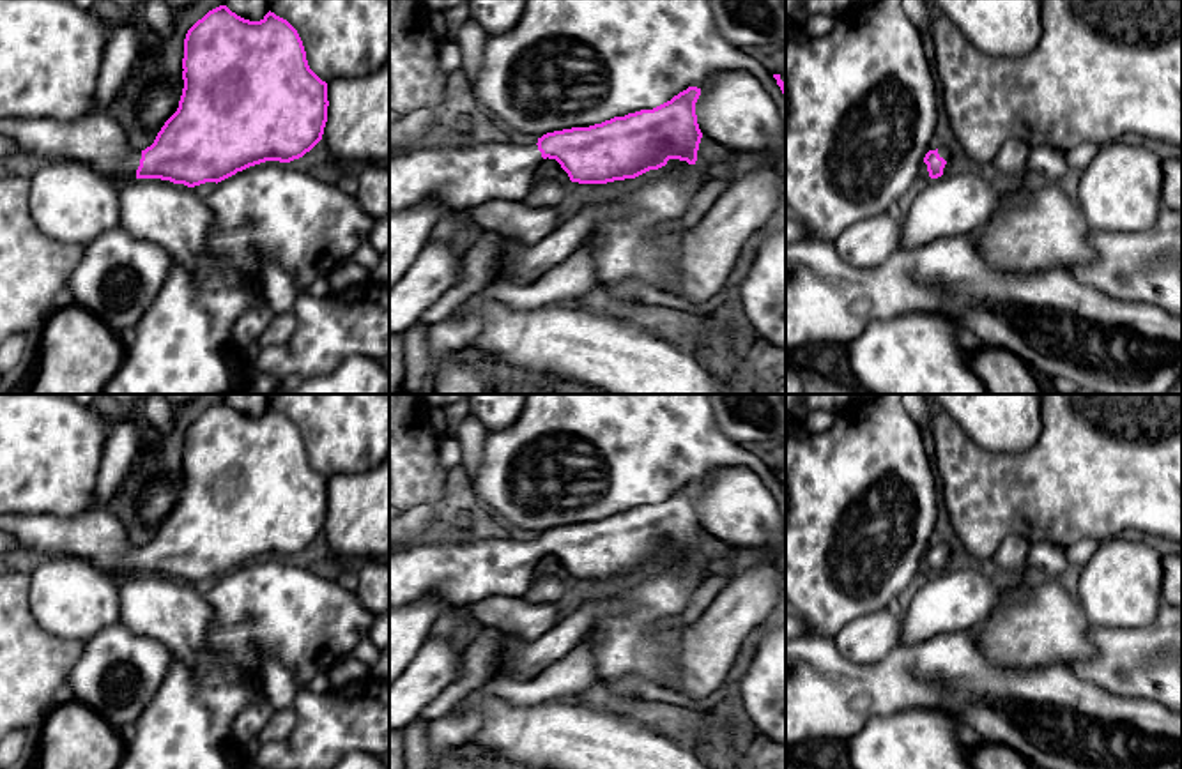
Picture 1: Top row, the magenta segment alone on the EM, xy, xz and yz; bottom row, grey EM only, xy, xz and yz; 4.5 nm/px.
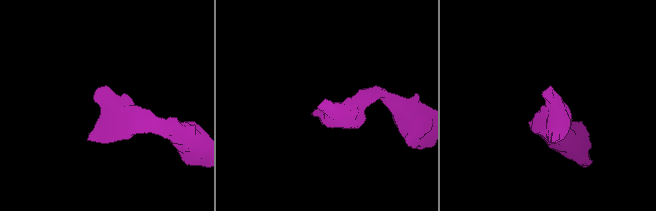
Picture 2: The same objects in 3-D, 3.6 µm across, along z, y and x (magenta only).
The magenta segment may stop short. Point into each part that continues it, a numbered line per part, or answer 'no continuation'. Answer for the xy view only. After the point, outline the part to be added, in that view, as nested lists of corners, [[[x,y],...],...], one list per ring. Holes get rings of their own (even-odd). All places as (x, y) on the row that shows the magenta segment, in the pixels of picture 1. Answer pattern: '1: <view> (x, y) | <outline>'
1: xy (96, 140) | [[[85,113],[71,120],[57,118],[0,118],[0,134],[7,138],[16,154],[42,156],[50,161],[71,159],[83,163],[96,173],[106,177],[113,184],[136,179],[142,152],[131,150],[126,141],[124,127],[103,113]]]

